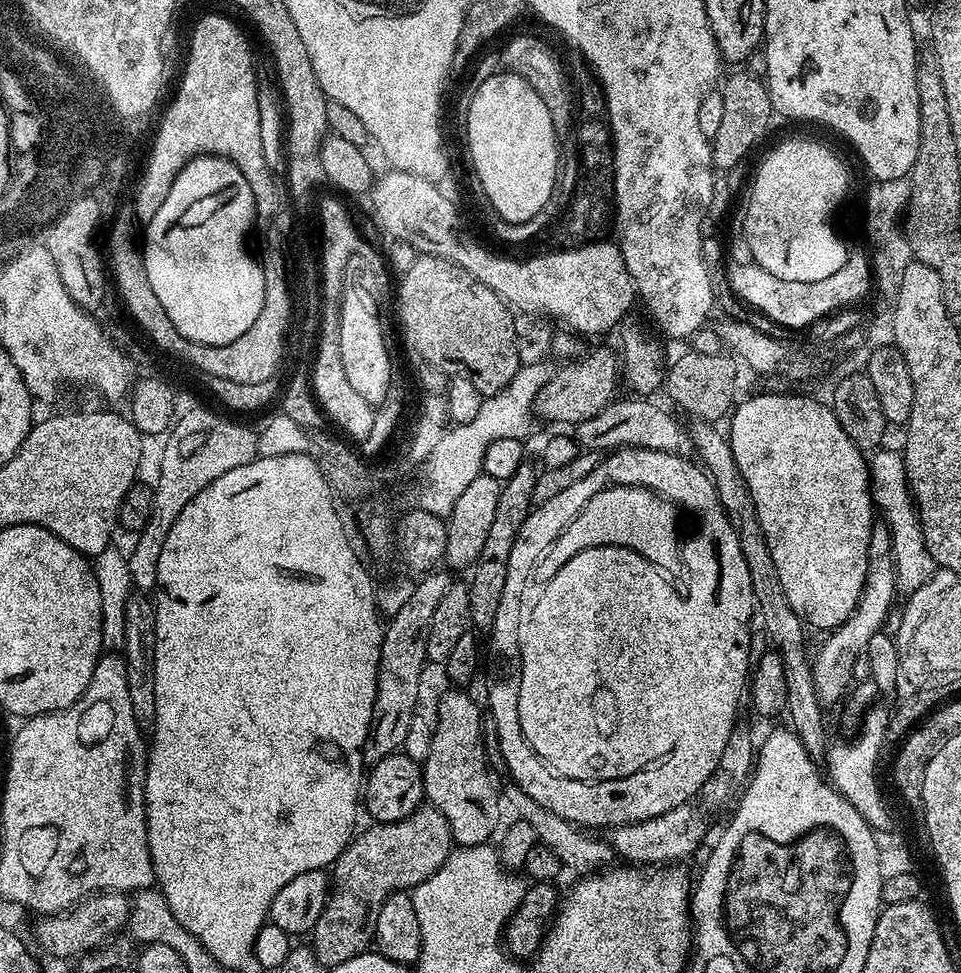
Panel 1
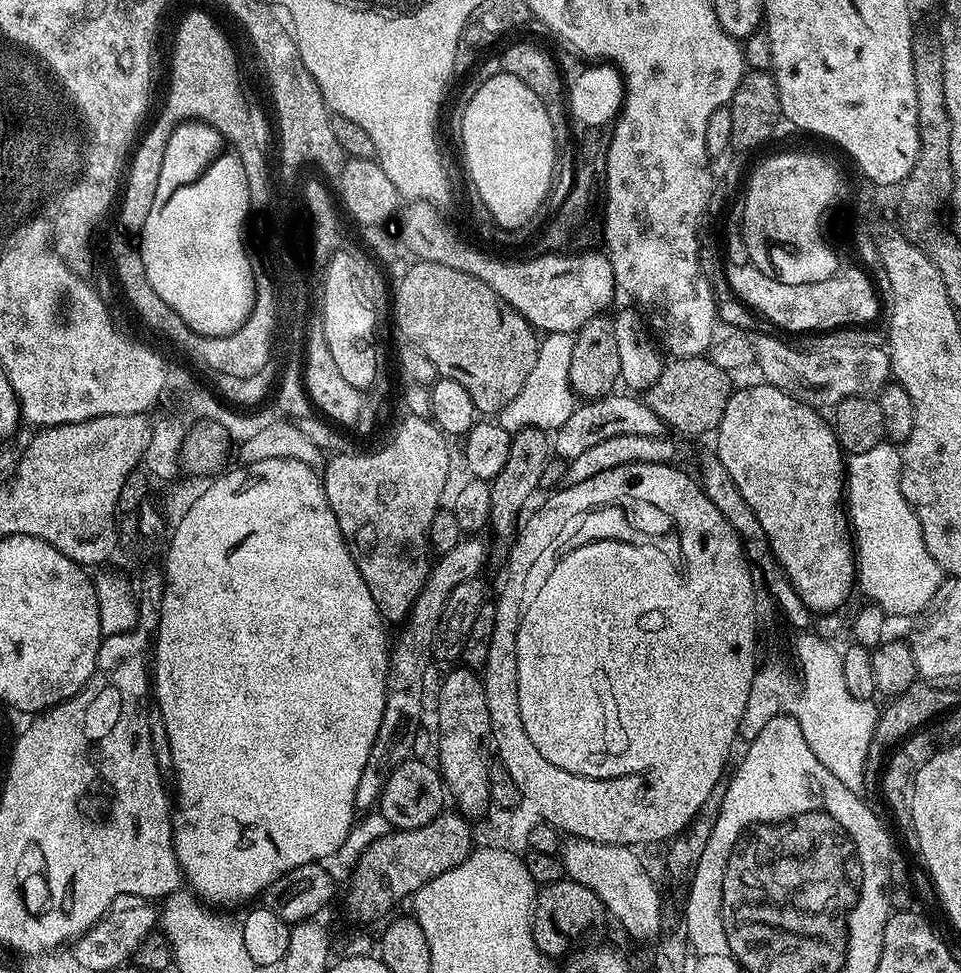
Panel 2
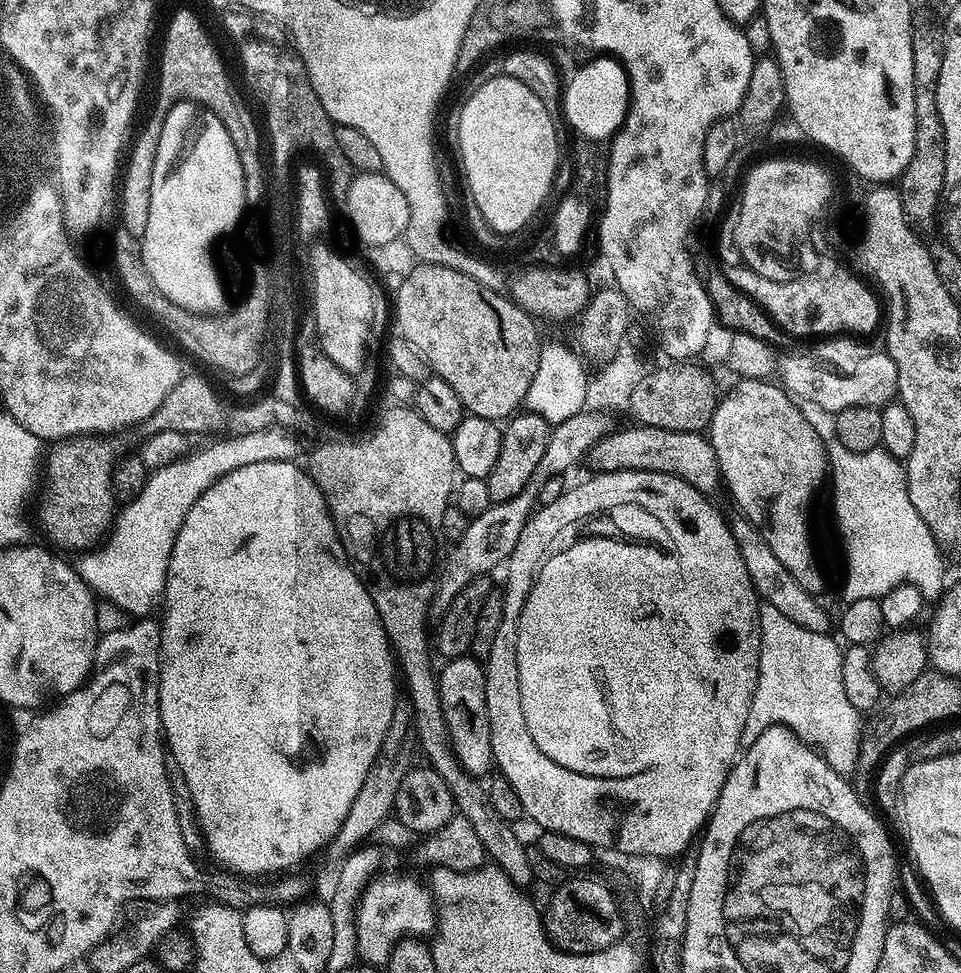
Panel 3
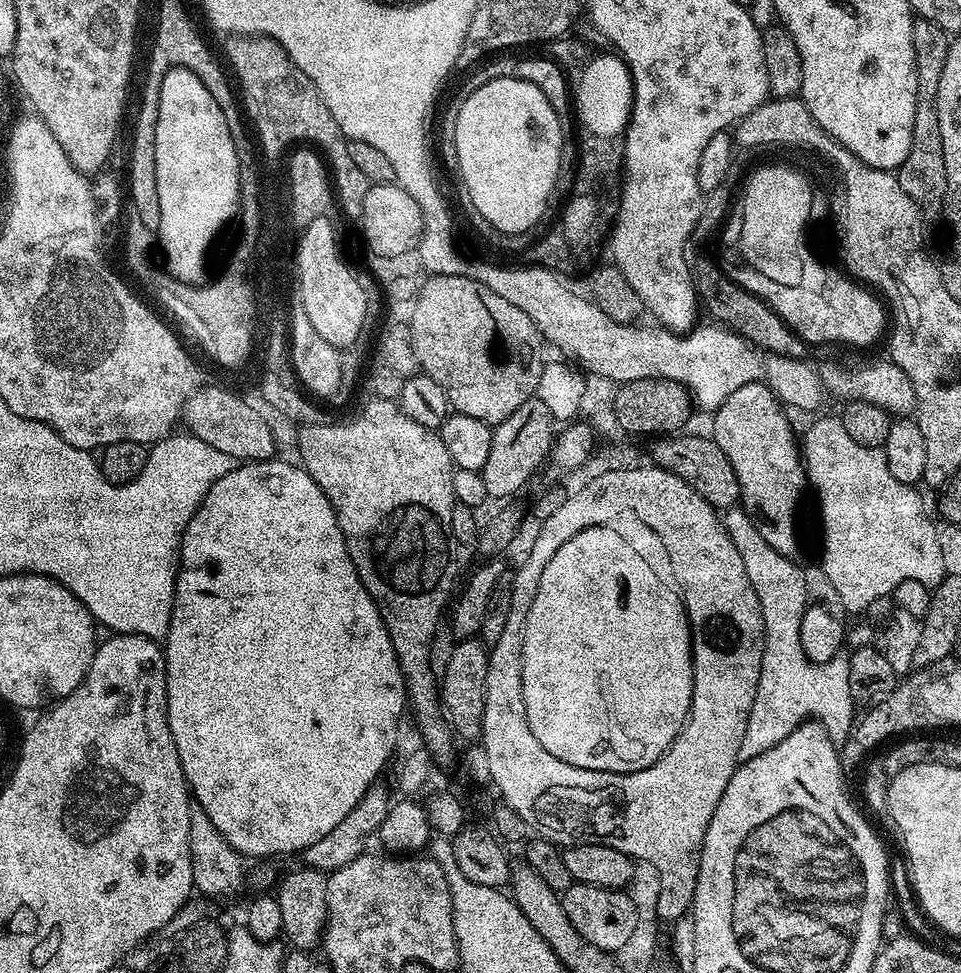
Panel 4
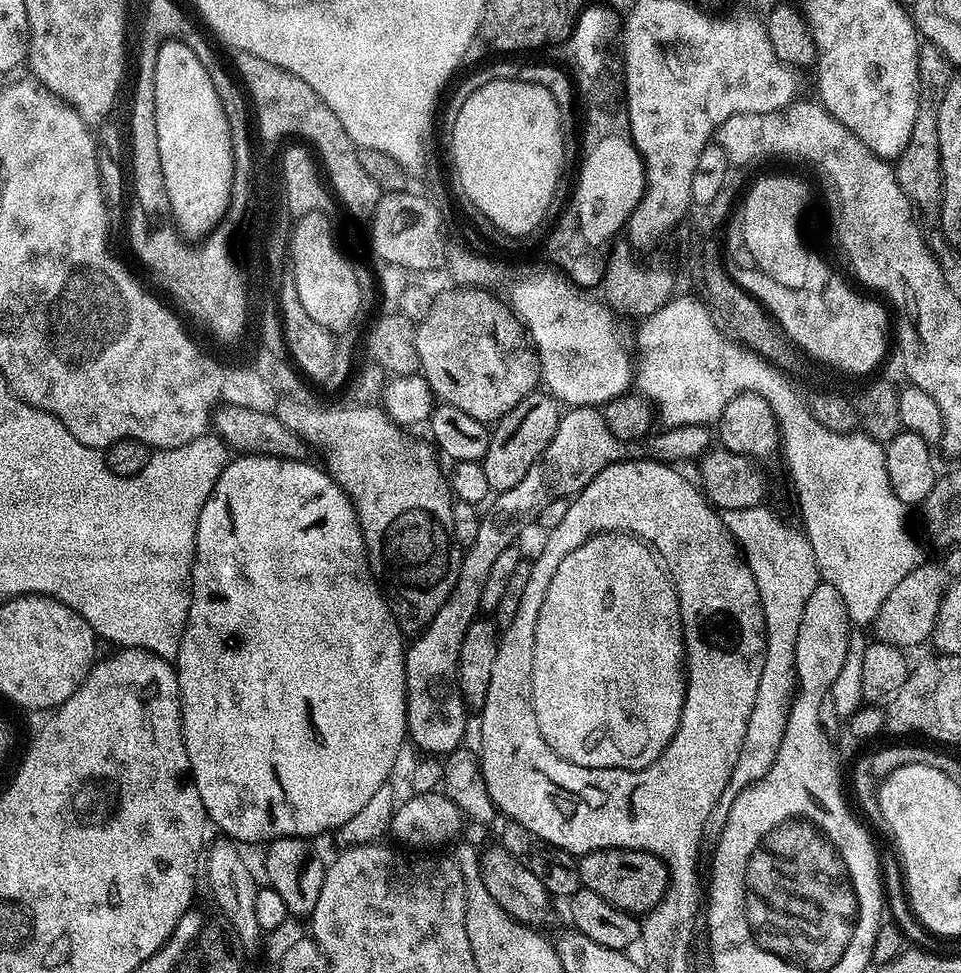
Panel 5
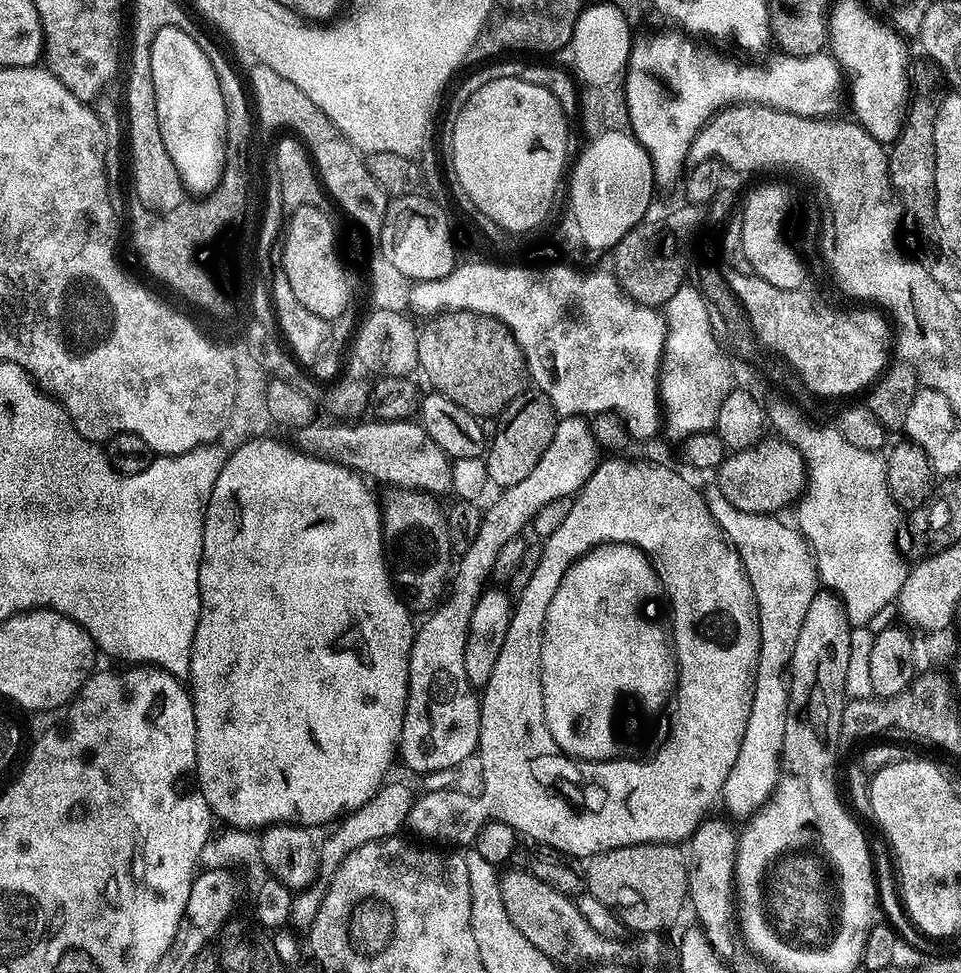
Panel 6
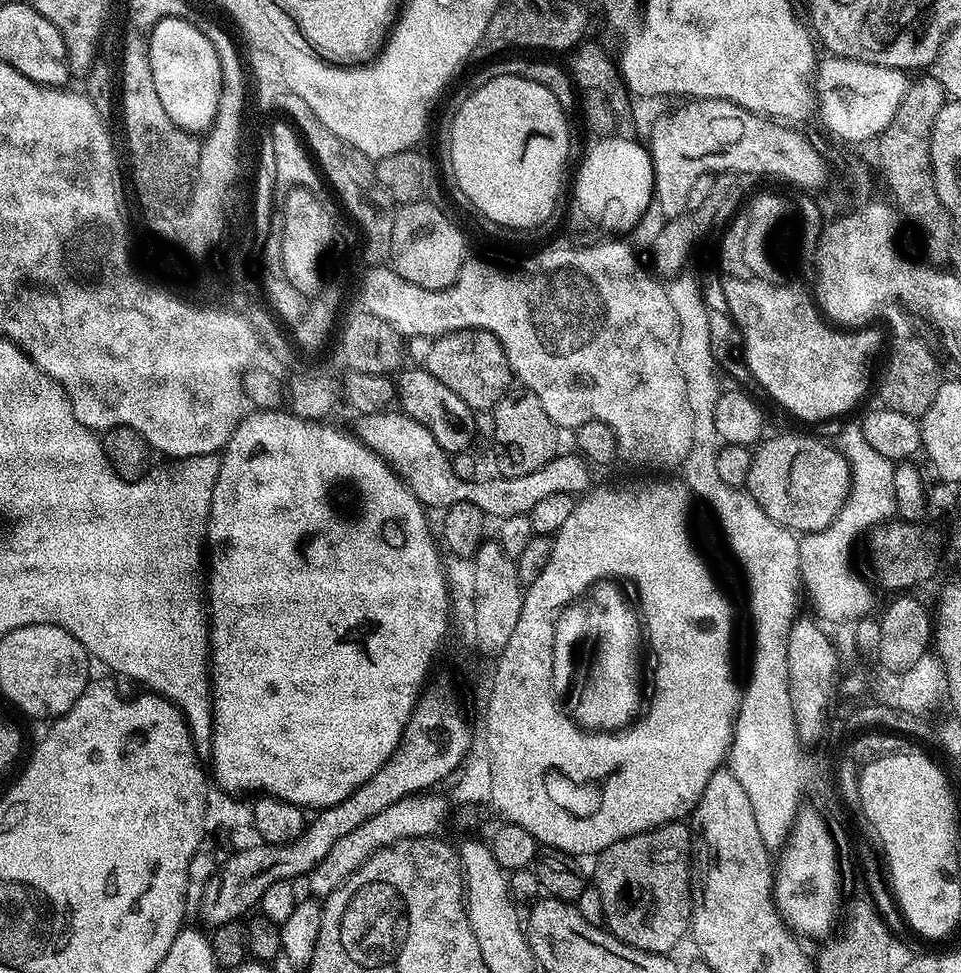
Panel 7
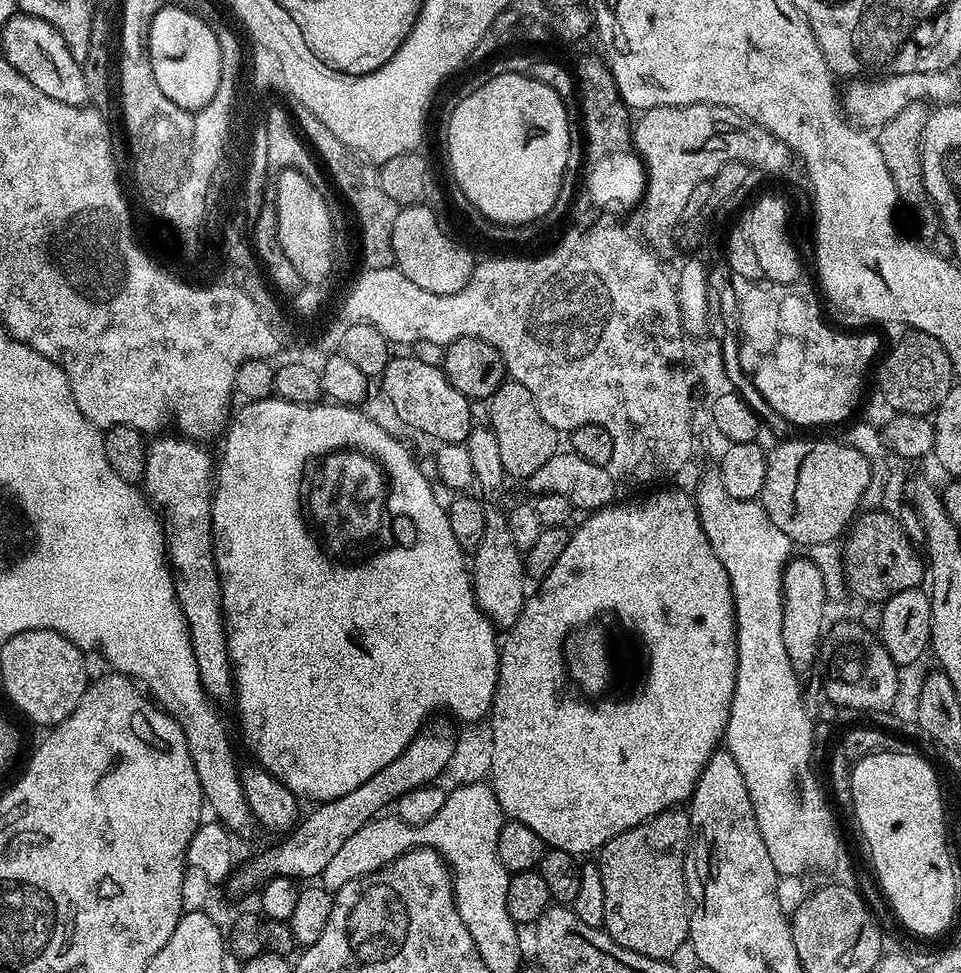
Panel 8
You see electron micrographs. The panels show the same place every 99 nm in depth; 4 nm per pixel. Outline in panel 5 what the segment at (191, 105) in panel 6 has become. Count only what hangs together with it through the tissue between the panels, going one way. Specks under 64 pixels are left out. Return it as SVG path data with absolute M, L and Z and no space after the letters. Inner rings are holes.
M171 39L160 46L154 69L154 110L163 170L176 194L174 202L180 207L180 220L185 220L188 228L208 228L213 216L225 215L232 192L232 138L223 104L206 66L182 40Z

